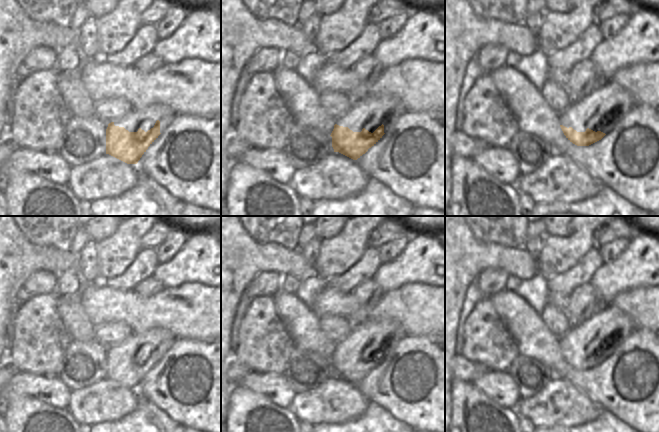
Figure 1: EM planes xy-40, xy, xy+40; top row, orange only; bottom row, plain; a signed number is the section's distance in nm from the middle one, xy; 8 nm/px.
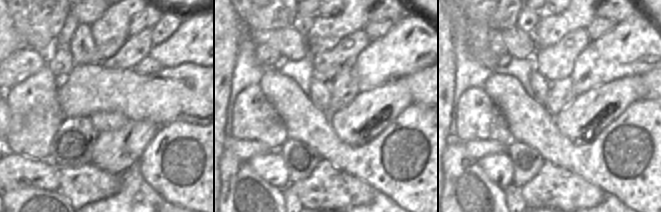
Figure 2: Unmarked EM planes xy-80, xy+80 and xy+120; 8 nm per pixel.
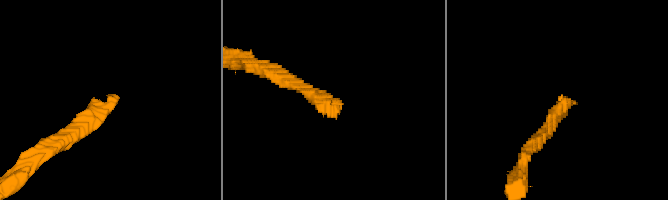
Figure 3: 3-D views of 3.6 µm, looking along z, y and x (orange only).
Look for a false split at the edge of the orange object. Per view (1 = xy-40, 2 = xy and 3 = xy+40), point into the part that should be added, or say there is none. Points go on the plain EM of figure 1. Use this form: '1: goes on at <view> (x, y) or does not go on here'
1: goes on at xy-40 (145, 342)
2: goes on at xy (371, 336)
3: goes on at xy+40 (606, 329)

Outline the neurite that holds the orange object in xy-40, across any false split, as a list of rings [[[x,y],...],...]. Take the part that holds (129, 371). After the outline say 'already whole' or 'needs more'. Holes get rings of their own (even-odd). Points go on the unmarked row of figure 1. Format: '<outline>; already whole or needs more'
[[[163,328],[133,334],[106,353],[106,378],[137,388],[148,371],[166,354],[176,337]]]; needs more

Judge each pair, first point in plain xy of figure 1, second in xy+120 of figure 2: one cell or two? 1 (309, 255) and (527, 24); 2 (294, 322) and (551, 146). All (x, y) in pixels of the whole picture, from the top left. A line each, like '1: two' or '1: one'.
1: one
2: one

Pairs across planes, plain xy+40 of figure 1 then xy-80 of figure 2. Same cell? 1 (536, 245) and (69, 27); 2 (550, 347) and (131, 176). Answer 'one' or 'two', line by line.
1: two
2: two

